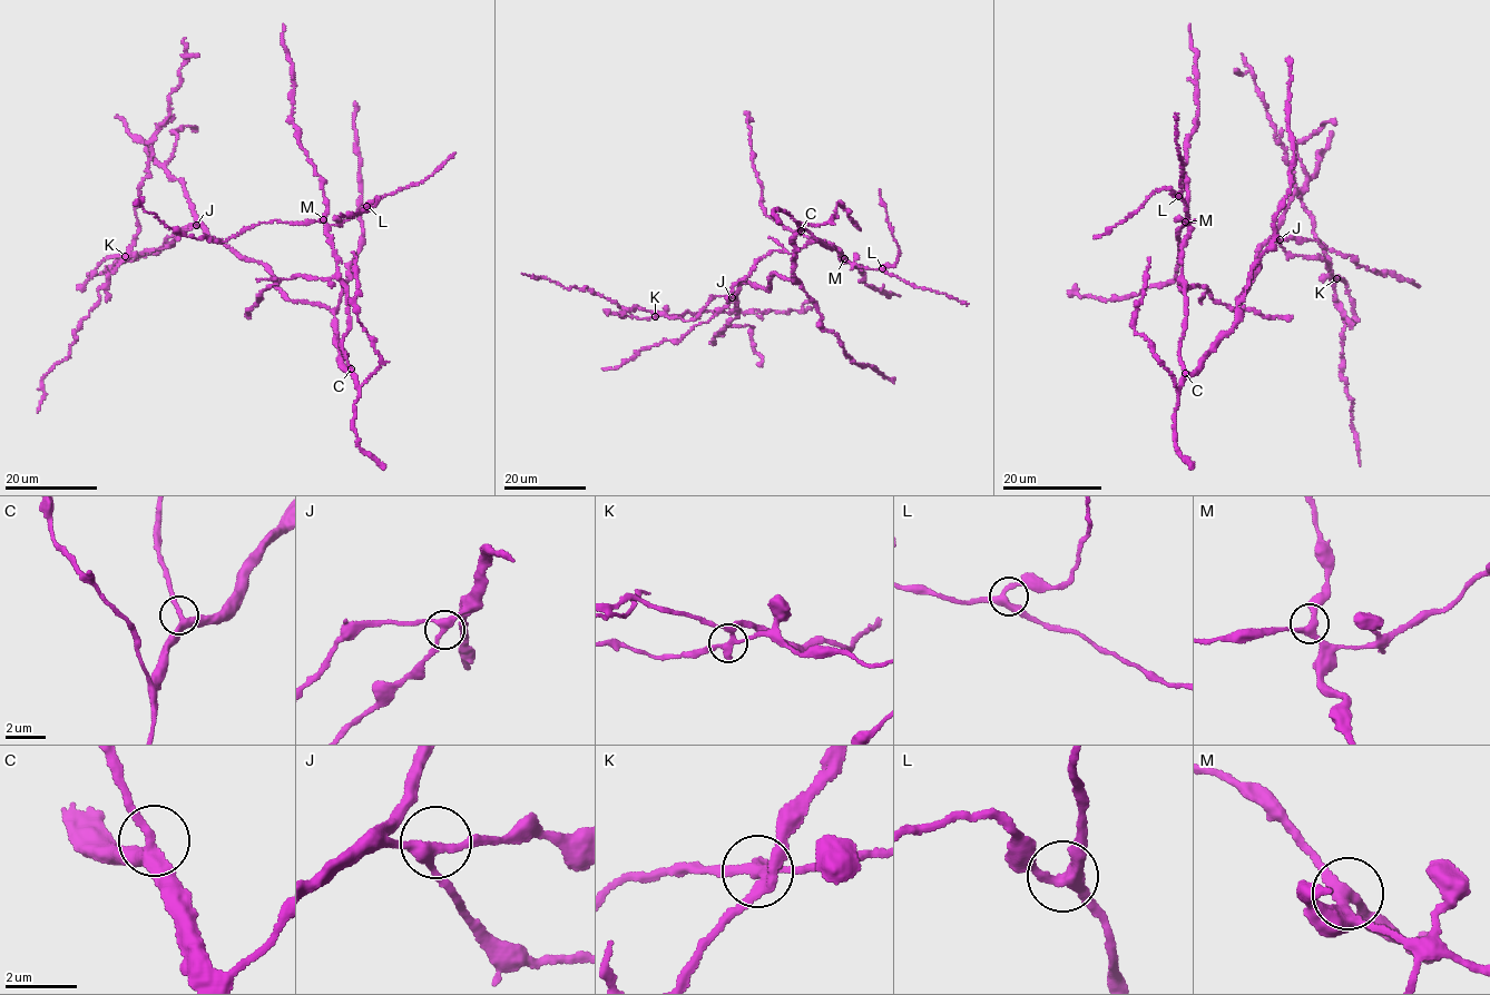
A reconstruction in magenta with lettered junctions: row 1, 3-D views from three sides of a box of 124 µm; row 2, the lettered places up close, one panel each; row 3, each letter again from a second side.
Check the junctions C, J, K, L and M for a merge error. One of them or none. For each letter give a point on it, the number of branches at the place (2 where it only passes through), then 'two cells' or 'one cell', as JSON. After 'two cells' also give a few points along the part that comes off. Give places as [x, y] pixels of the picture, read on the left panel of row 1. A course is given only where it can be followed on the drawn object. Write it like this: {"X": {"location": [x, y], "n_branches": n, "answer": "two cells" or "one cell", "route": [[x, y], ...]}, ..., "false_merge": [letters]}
{"C": {"location": [351, 368], "n_branches": 3, "answer": "one cell"}, "J": {"location": [196, 225], "n_branches": 3, "answer": "one cell"}, "K": {"location": [125, 256], "n_branches": 3, "answer": "two cells", "route": [[125, 256], [138, 233], [136, 206], [148, 173], [152, 138], [169, 114], [184, 55], [199, 55]]}, "L": {"location": [366, 206], "n_branches": 3, "answer": "one cell"}, "M": {"location": [323, 219], "n_branches": 3, "answer": "one cell"}, "false_merge": ["K"]}

